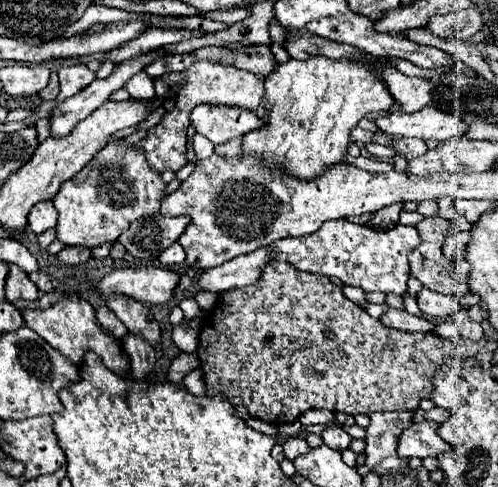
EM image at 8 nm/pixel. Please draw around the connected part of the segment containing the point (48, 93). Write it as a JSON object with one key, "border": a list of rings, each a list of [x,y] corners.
{"border":[[[52,70],[50,82],[48,82],[48,86],[40,92],[40,98],[42,98],[42,100],[56,100],[56,96],[58,96],[58,76],[56,76],[56,70]]]}

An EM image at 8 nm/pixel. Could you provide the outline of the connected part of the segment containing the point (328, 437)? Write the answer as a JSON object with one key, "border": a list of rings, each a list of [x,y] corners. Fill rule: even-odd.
{"border":[[[328,426],[320,436],[325,445],[338,451],[347,449],[352,442],[352,436],[342,426]]]}

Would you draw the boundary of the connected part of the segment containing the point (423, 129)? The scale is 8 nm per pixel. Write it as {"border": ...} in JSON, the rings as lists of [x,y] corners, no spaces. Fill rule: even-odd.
{"border":[[[434,106],[422,108],[414,114],[402,114],[400,110],[396,110],[386,118],[376,118],[376,126],[394,138],[414,136],[420,140],[434,138],[440,142],[462,136],[468,130],[468,126],[460,118],[450,112],[436,110]]]}

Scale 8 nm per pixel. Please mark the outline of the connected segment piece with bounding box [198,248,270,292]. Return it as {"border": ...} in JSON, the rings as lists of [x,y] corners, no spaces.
{"border":[[[256,250],[252,254],[242,254],[236,256],[234,260],[220,264],[216,268],[210,268],[200,274],[198,278],[198,288],[200,290],[210,290],[210,292],[224,292],[230,288],[244,288],[248,284],[254,284],[262,268],[270,262],[268,250]]]}

